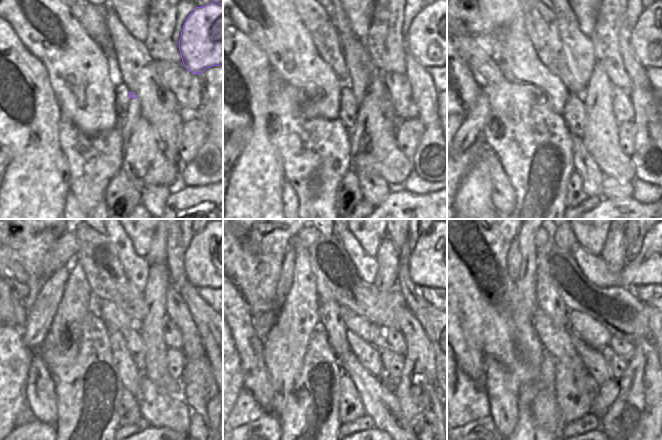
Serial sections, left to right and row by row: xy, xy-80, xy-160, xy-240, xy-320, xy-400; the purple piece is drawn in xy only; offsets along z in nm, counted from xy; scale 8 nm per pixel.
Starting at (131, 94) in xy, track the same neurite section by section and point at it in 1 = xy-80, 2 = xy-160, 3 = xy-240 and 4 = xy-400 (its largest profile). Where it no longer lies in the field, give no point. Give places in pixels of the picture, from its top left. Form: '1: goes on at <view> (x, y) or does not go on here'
1: goes on at xy-80 (359, 79)
2: goes on at xy-160 (579, 46)
3: goes on at xy-240 (136, 268)
4: goes on at xy-400 (650, 266)

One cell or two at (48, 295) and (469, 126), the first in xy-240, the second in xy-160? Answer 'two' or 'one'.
one

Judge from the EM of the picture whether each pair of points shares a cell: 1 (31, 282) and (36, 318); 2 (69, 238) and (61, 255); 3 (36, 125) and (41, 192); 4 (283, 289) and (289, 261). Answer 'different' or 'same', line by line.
1: different
2: same
3: same
4: same

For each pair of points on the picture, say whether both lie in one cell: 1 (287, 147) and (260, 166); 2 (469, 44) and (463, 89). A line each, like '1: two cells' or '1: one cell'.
1: two cells
2: one cell

